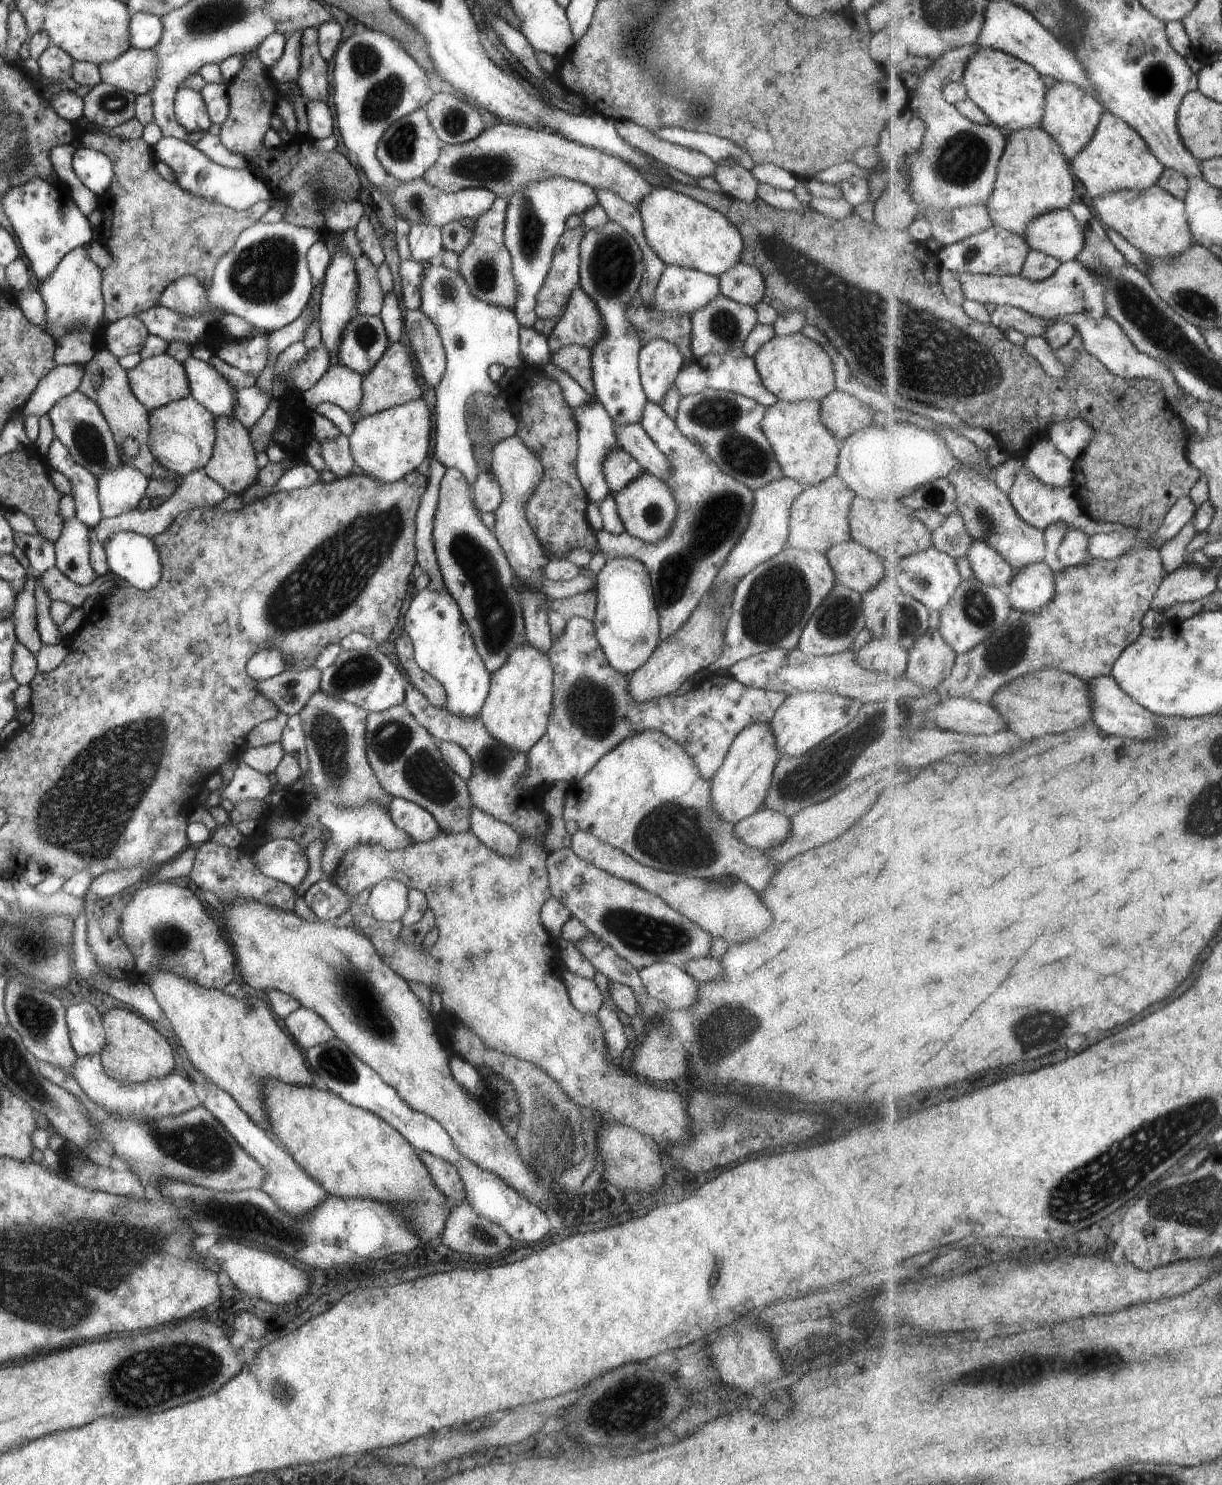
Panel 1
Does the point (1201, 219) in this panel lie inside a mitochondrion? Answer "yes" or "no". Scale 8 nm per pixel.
no

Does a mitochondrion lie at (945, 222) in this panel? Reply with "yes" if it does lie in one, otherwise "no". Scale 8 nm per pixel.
yes

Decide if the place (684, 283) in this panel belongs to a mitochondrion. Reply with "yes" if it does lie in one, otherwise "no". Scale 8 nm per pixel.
no

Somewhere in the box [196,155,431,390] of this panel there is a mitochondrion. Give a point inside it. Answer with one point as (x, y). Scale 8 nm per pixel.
(264, 272)

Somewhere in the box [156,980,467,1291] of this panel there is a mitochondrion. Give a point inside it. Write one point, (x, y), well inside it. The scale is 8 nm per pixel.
(230, 1216)

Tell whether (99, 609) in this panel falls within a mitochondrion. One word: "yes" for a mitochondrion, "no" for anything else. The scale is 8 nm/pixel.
no

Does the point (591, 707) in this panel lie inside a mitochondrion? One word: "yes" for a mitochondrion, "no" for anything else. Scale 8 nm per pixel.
yes

